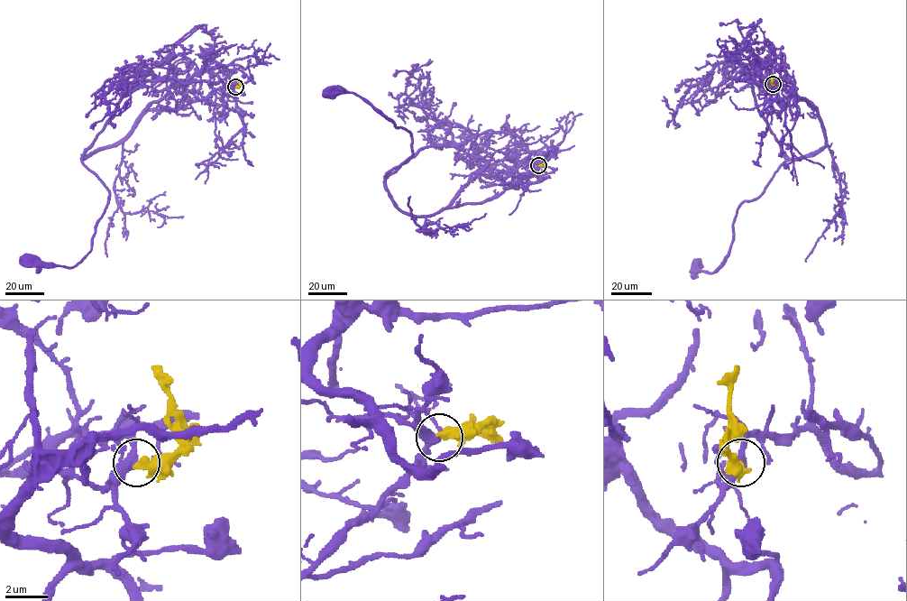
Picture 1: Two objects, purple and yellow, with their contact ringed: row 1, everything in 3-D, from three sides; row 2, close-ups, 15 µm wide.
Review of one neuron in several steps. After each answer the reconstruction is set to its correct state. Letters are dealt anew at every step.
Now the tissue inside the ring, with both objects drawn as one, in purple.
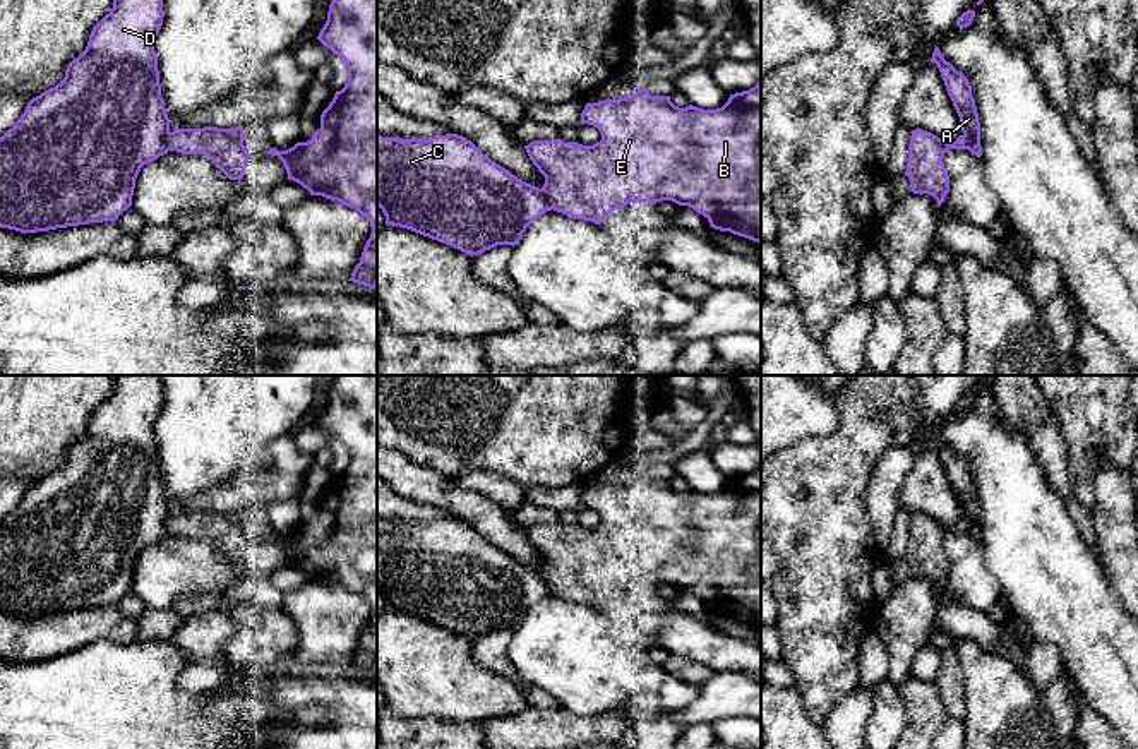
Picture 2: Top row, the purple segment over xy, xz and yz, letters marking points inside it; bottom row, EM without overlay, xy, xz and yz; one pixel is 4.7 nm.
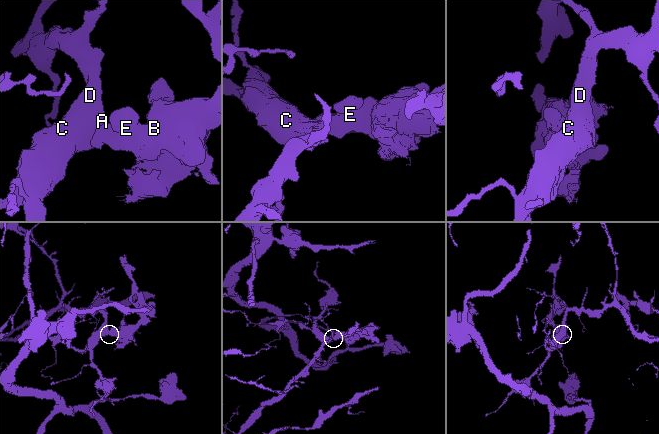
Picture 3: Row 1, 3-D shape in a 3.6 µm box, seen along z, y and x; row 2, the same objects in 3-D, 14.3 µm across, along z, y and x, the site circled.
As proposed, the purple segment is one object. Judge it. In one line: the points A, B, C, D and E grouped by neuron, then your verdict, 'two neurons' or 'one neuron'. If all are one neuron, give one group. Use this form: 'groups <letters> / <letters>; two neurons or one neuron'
groups A C D / B E; two neurons

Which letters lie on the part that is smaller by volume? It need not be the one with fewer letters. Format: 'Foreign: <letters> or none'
Foreign: B, E

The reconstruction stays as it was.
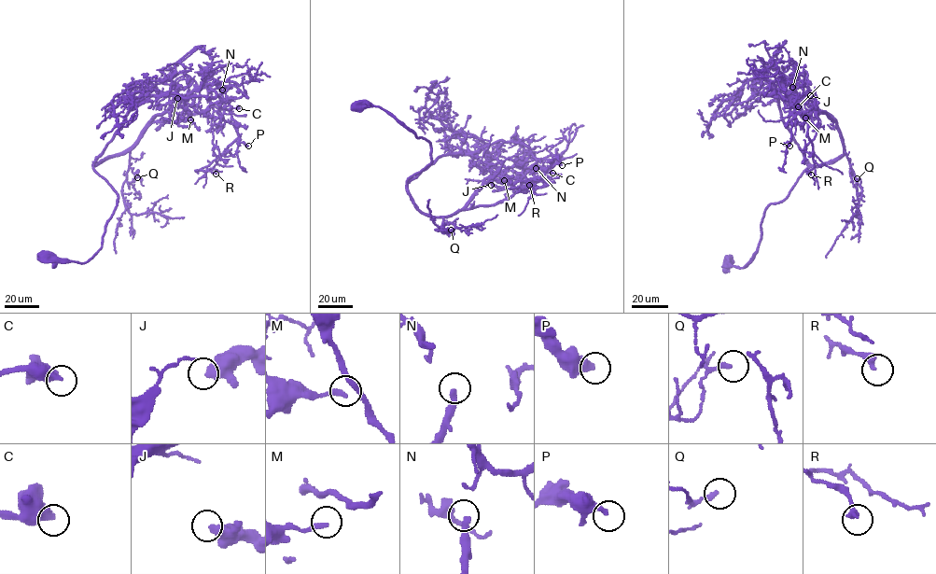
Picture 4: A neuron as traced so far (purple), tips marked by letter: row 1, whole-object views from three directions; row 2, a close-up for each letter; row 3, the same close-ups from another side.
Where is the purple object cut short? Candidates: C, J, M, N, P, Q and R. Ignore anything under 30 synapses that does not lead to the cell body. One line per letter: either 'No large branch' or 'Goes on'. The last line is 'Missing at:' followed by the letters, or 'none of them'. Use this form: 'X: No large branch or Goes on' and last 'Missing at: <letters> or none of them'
C: No large branch
J: No large branch
M: No large branch
N: Goes on
P: No large branch
Q: No large branch
R: No large branch
Missing at: N

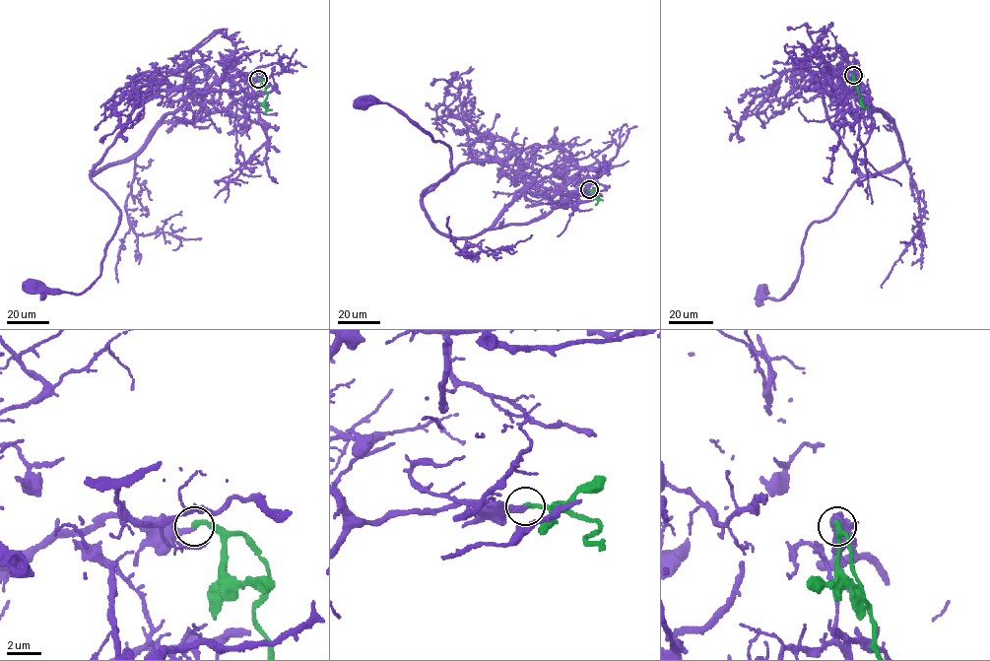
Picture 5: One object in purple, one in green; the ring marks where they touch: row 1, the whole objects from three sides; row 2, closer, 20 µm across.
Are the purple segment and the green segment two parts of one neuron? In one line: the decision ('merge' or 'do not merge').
merge

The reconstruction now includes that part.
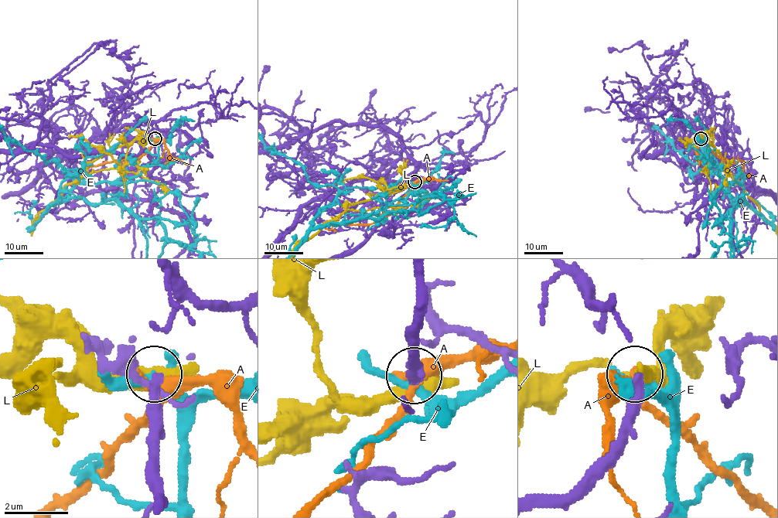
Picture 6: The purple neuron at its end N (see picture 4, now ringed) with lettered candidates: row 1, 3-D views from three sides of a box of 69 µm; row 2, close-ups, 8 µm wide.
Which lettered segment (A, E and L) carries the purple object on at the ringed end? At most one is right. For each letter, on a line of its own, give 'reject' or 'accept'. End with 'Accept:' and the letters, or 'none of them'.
A: reject
E: reject
L: reject
Accept: none of them

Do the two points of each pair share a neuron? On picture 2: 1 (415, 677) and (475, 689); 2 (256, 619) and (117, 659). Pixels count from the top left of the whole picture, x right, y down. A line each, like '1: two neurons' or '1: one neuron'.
1: one neuron
2: two neurons

